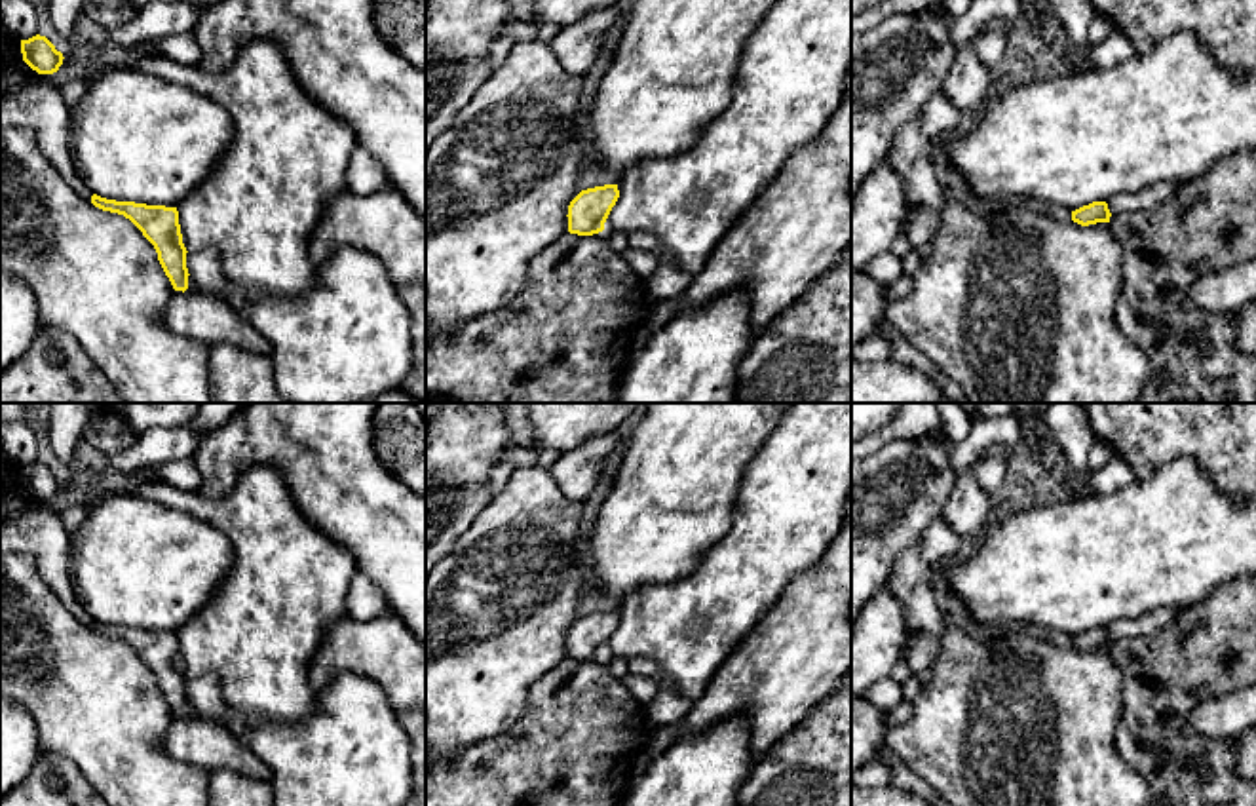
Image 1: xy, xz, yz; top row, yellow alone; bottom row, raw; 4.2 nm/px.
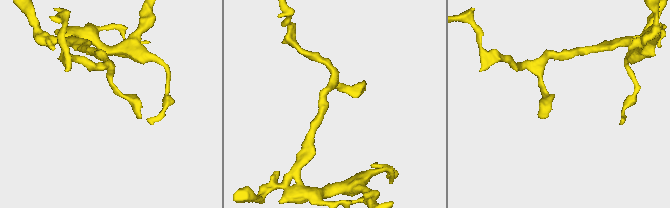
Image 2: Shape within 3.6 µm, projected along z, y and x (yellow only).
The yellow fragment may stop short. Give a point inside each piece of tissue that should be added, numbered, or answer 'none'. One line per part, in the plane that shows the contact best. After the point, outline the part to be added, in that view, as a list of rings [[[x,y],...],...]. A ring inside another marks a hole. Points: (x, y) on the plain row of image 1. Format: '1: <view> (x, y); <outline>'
none

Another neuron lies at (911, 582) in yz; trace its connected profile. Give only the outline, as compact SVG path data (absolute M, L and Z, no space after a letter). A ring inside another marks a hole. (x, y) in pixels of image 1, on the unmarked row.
M941 515L937 517L922 536L922 540L910 546L895 561L887 589L897 597L906 612L908 637L903 650L910 673L923 684L935 665L941 646L941 635L944 622L933 593L933 574L942 570L961 549L961 536Z

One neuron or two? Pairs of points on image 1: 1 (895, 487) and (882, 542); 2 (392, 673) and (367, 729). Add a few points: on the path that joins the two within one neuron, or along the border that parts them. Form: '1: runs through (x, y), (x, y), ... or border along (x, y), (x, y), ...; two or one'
1: runs through (888, 500), (882, 506), (882, 529); one
2: border along (344, 671), (369, 677), (398, 711); two

